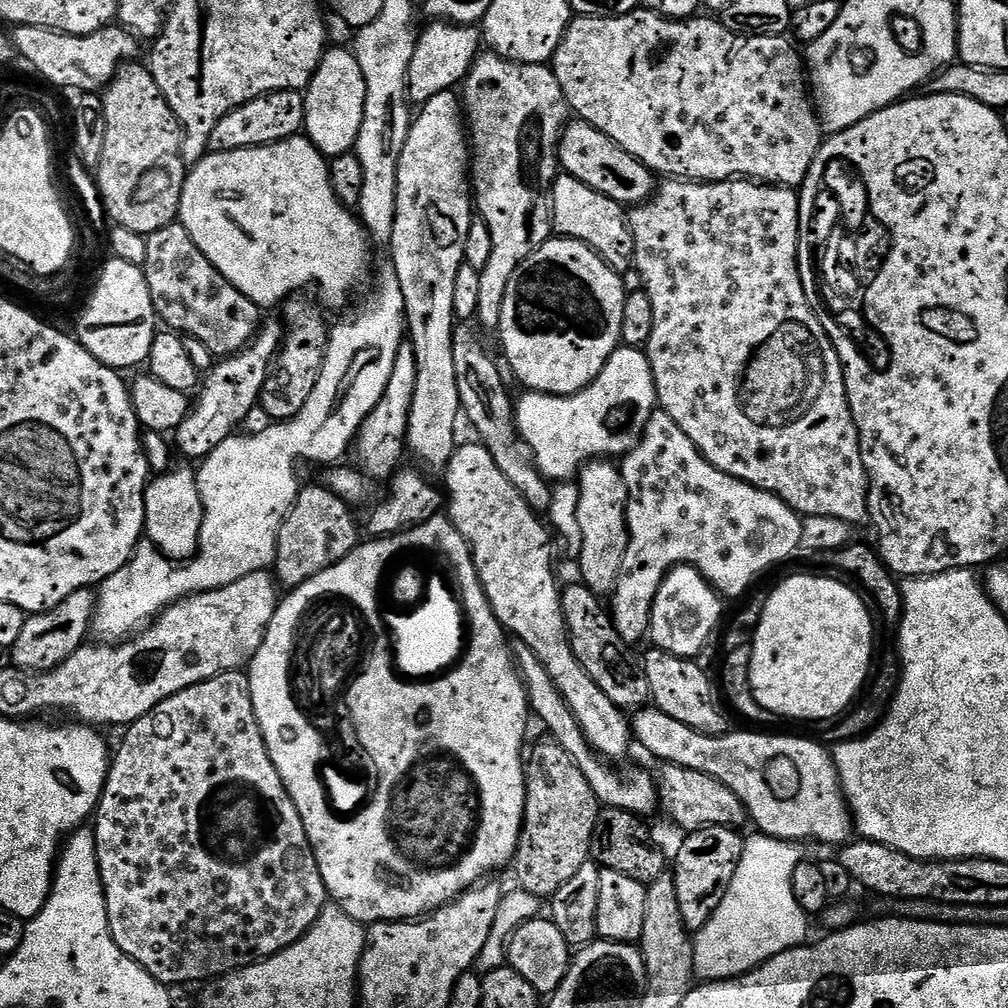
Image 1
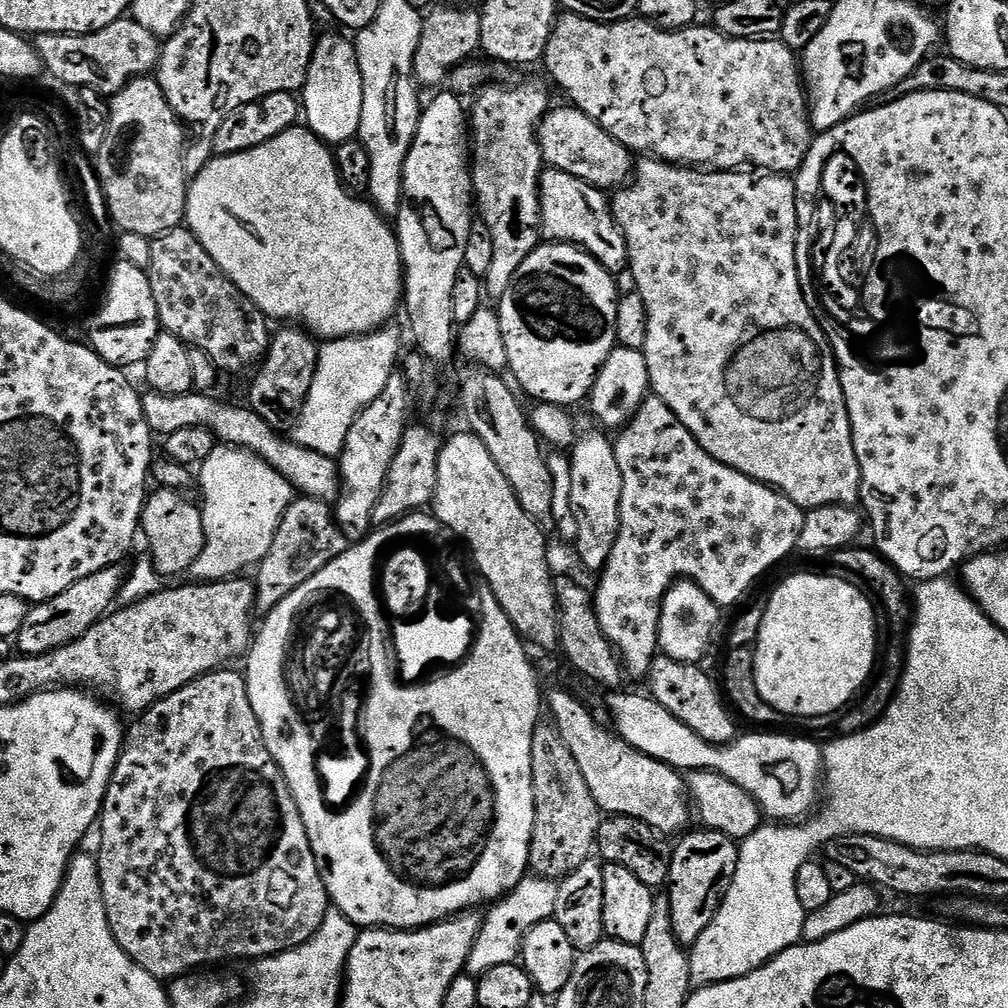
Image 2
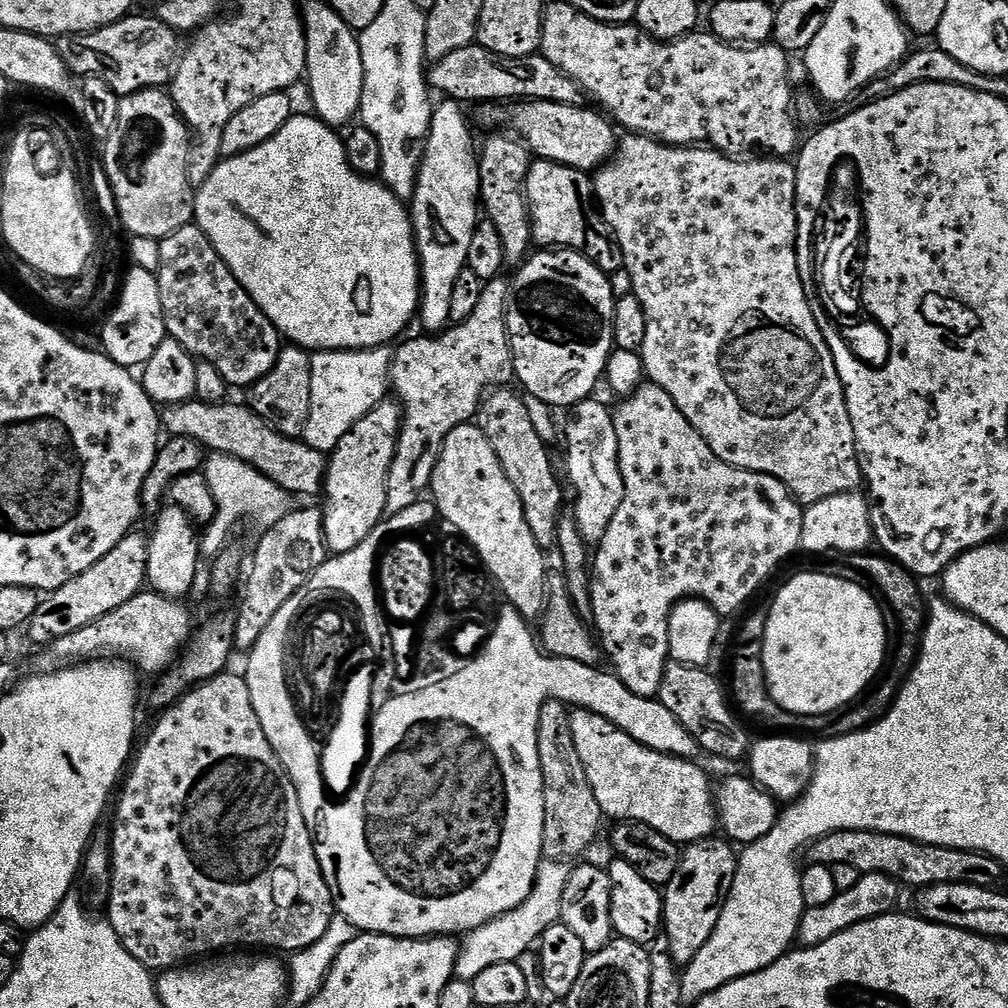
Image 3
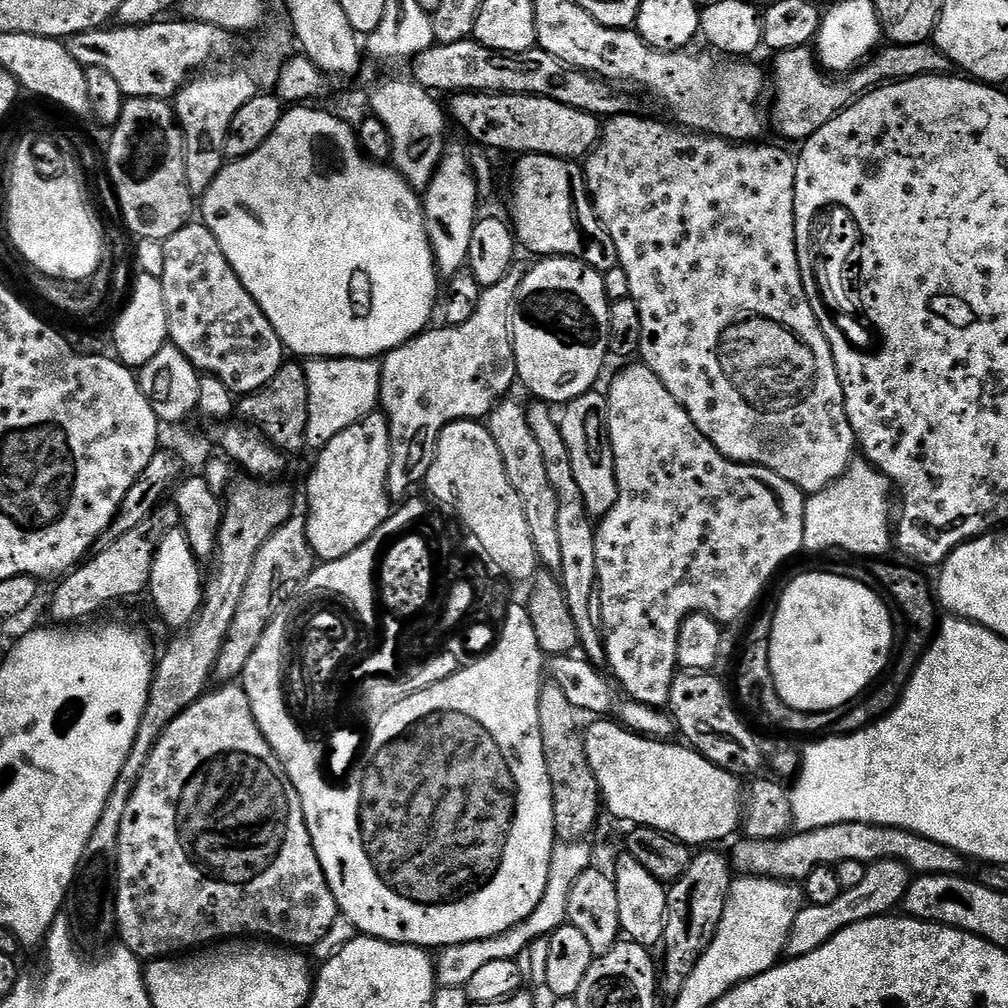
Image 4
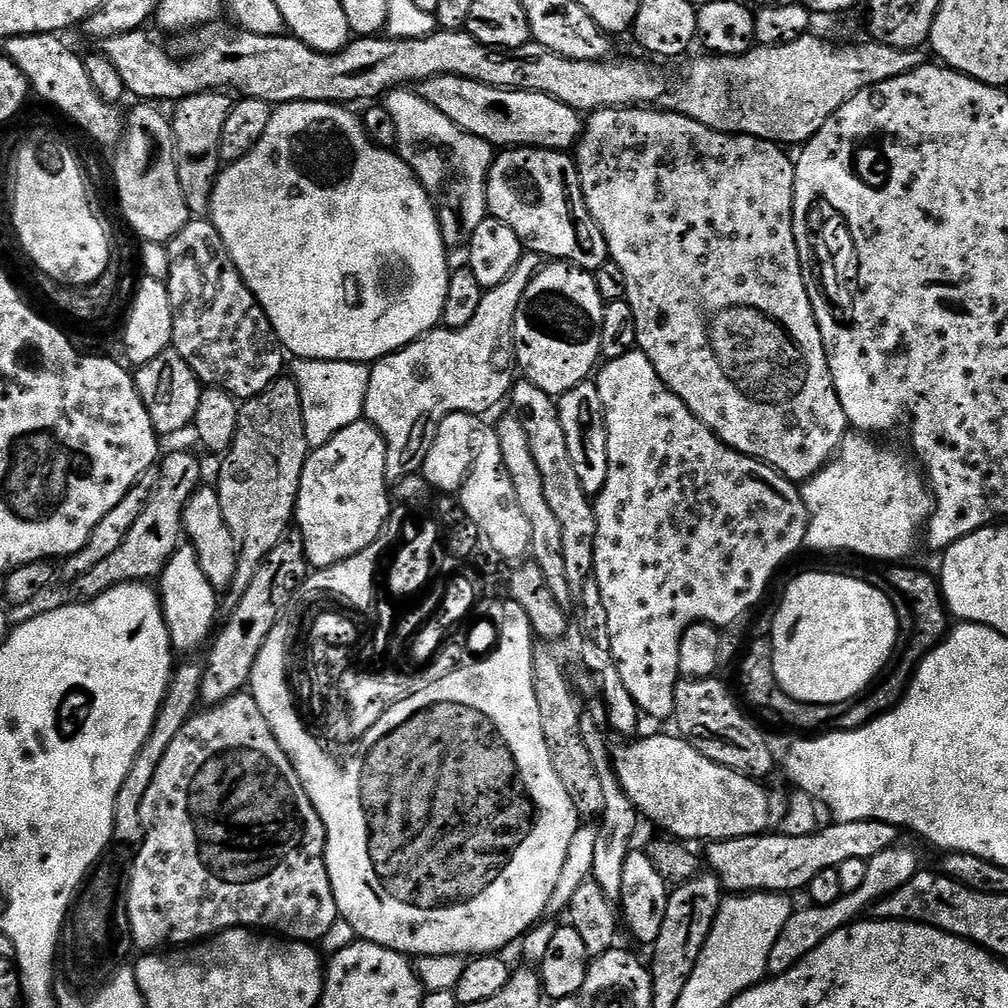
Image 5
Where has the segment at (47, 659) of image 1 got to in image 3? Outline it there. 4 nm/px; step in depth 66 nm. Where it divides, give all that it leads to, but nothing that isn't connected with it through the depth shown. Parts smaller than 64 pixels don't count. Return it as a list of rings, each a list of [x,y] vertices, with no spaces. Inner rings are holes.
[[[139,530],[129,532],[114,550],[110,550],[110,554],[106,554],[106,558],[94,562],[90,570],[78,574],[78,578],[70,578],[66,586],[47,593],[26,626],[29,638],[39,646],[53,644],[58,638],[66,638],[66,634],[74,634],[74,630],[82,630],[82,626],[90,626],[98,618],[110,614],[110,610],[118,610],[122,602],[130,602],[130,598],[145,591],[148,542],[149,537],[143,536]]]

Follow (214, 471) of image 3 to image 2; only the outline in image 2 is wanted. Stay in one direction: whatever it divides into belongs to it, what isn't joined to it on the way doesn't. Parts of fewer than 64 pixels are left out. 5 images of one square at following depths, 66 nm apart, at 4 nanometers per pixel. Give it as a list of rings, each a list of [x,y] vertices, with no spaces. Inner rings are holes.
[[[227,446],[213,447],[210,458],[198,468],[198,488],[204,494],[202,511],[204,514],[204,549],[194,562],[191,575],[200,582],[227,580],[241,575],[240,572],[247,564],[259,565],[262,558],[266,558],[266,550],[270,550],[270,542],[274,542],[274,534],[291,506],[294,499],[292,484],[270,466],[262,458],[244,448],[230,448]]]

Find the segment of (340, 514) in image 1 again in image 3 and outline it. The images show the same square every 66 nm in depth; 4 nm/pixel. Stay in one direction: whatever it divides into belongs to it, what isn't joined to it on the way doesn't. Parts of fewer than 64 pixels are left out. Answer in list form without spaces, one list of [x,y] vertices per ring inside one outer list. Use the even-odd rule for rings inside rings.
[[[293,507],[263,535],[252,556],[252,573],[249,576],[247,573],[242,584],[244,598],[240,612],[235,613],[237,649],[252,649],[258,638],[262,638],[277,623],[286,601],[293,599],[301,588],[308,585],[313,574],[330,558],[328,543],[324,540],[324,513],[319,507]]]

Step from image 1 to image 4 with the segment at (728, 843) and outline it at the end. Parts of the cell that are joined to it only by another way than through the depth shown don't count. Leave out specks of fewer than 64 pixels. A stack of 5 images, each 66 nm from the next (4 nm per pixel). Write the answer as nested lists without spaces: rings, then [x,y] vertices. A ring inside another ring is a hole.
[[[720,850],[697,851],[691,857],[689,868],[682,874],[682,878],[672,881],[667,889],[668,909],[666,910],[666,926],[662,941],[664,964],[662,960],[662,975],[659,977],[658,984],[663,995],[665,992],[668,998],[675,998],[678,994],[682,994],[682,986],[686,986],[686,978],[690,978],[690,974],[694,974],[694,966],[698,966],[702,954],[710,946],[710,942],[722,922],[722,914],[728,901],[728,891],[732,889],[734,869],[729,857],[725,853],[723,856],[722,853],[716,851]]]

